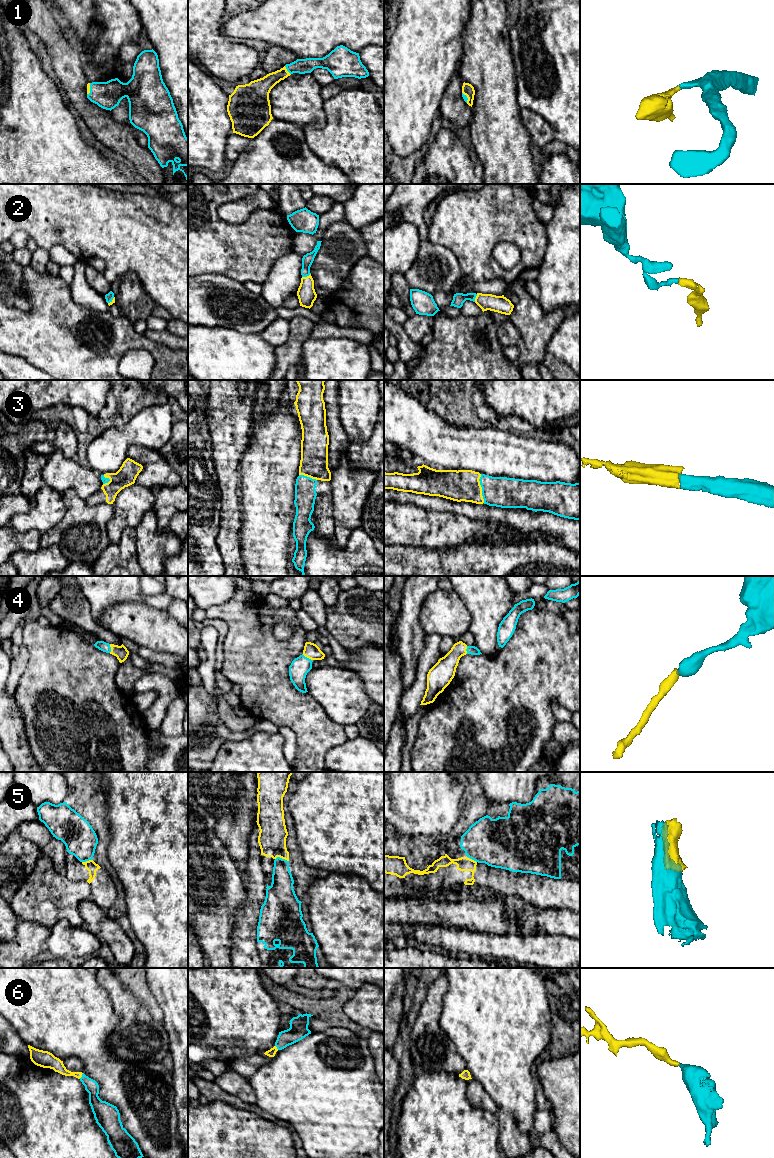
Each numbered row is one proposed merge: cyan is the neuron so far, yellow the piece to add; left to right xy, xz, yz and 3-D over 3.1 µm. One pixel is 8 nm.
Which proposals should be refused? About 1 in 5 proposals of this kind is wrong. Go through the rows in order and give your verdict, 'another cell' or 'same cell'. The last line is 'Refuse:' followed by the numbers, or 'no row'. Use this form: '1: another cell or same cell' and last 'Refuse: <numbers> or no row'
1: same cell
2: same cell
3: same cell
4: same cell
5: another cell
6: same cell
Refuse: 5

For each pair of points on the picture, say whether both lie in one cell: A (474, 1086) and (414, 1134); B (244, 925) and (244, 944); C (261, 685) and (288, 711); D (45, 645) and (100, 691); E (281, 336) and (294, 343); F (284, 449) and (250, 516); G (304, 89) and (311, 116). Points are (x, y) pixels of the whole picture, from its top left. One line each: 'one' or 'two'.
A: two
B: one
C: one
D: one
E: two
F: one
G: one

